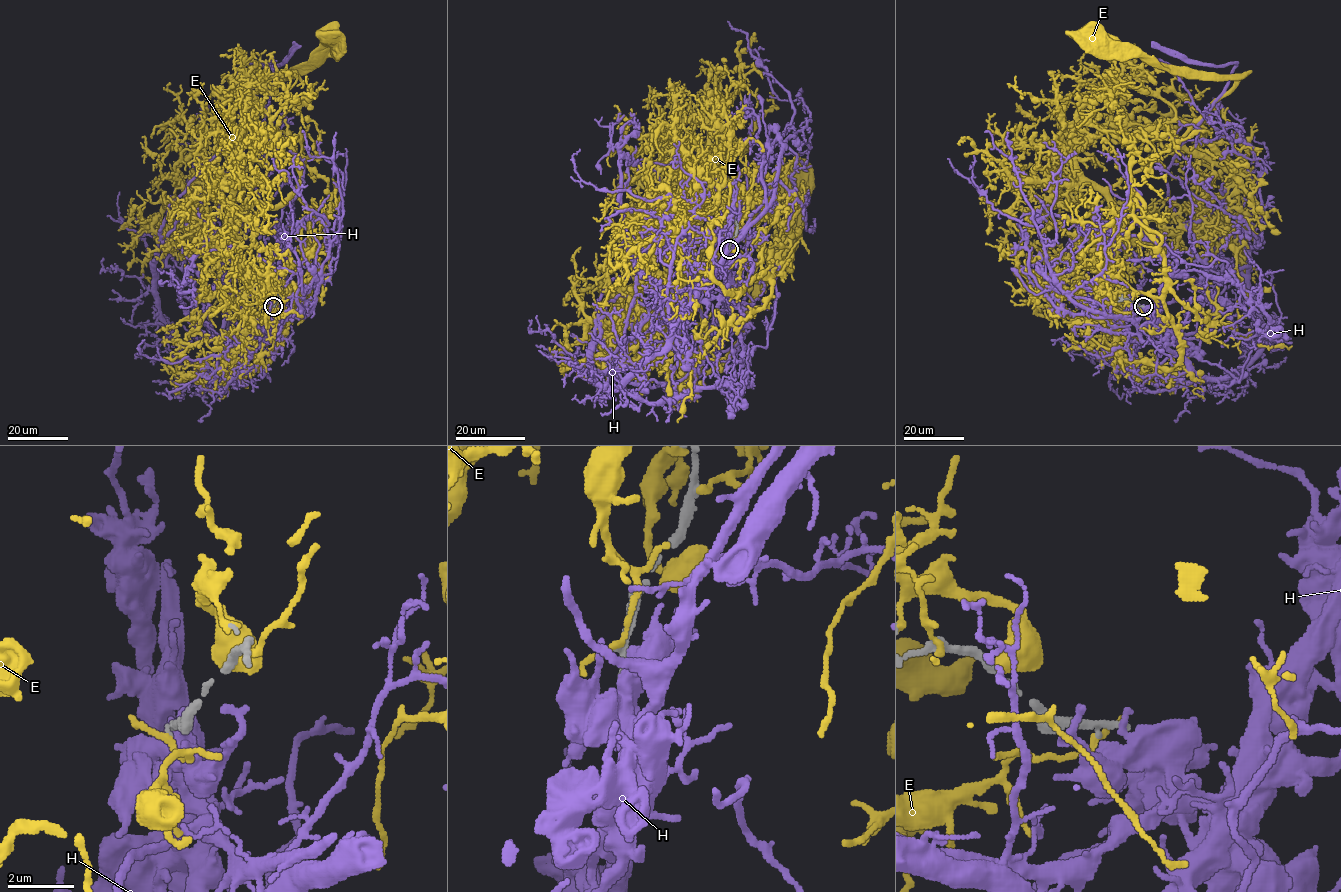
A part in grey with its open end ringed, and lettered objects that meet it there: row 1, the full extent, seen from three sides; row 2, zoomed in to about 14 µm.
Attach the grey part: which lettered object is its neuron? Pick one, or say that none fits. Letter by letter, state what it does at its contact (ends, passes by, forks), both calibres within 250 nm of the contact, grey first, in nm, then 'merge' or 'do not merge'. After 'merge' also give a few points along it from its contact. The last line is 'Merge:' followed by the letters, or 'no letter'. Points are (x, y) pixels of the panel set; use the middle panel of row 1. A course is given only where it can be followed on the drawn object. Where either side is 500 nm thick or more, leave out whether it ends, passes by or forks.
E: it passes by; 220 nm thick on the grey side, 150 nm on the other; do not merge
H: it ends there; 200 nm thick on the grey side, 460 nm on the other; do not merge
Merge: no letter

